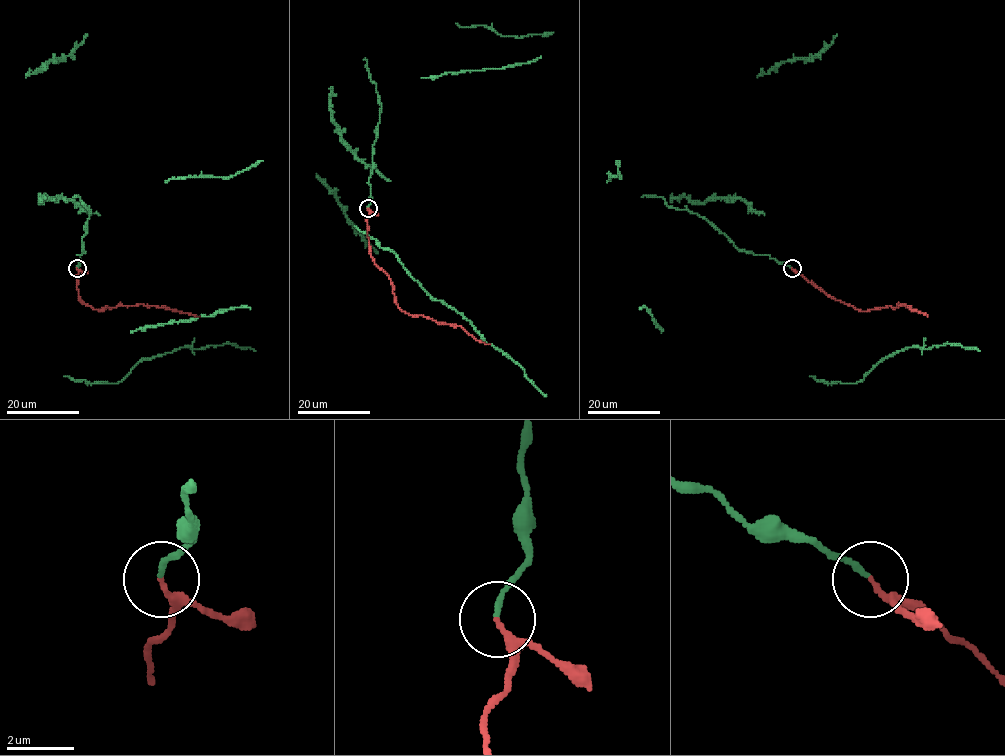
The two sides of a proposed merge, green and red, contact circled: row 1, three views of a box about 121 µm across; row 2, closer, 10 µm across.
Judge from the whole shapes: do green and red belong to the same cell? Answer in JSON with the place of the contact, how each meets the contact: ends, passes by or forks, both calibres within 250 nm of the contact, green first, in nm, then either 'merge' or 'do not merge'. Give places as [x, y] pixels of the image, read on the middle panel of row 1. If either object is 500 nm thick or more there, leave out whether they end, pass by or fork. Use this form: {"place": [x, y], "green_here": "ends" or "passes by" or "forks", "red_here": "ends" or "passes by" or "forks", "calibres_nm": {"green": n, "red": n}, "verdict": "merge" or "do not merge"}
{"place": [368, 208], "green_here": "ends", "red_here": "ends", "calibres_nm": {"green": 150, "red": 180}, "verdict": "merge"}

